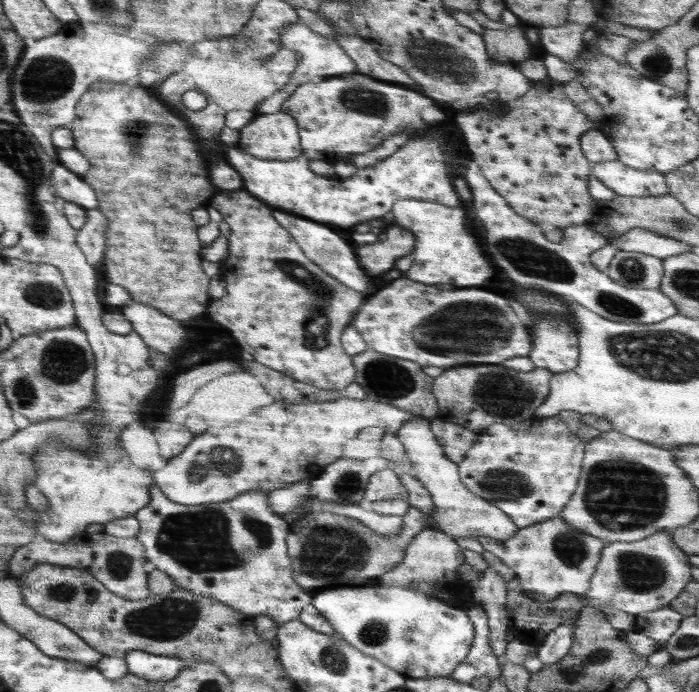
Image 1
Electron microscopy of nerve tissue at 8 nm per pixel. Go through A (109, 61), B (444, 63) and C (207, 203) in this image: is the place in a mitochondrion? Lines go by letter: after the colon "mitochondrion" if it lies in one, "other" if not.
A: other
B: mitochondrion
C: other

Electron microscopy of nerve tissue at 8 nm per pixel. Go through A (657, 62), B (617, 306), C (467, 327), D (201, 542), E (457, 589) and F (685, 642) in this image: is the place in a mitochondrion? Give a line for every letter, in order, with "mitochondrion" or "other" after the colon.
A: mitochondrion
B: mitochondrion
C: mitochondrion
D: mitochondrion
E: other
F: mitochondrion

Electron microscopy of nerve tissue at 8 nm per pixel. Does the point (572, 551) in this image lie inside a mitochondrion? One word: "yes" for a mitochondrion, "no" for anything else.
yes

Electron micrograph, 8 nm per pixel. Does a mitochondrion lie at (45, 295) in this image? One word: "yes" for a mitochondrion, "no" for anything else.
yes

